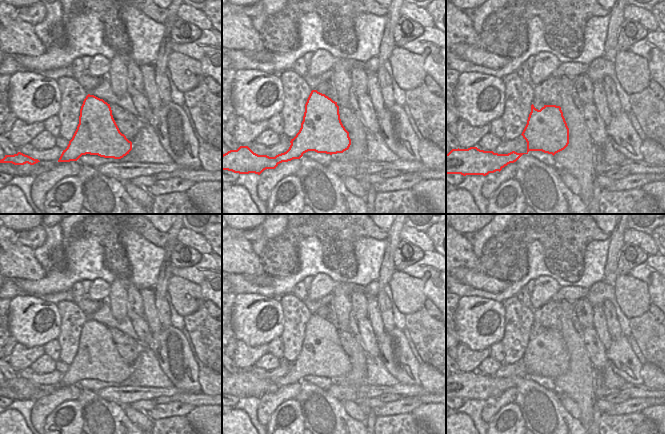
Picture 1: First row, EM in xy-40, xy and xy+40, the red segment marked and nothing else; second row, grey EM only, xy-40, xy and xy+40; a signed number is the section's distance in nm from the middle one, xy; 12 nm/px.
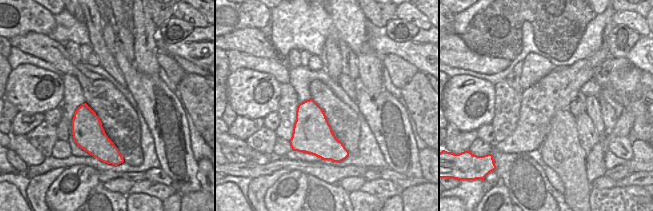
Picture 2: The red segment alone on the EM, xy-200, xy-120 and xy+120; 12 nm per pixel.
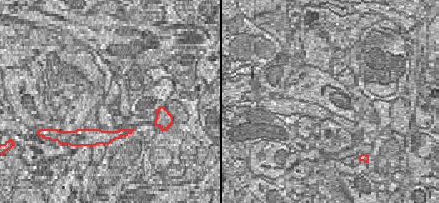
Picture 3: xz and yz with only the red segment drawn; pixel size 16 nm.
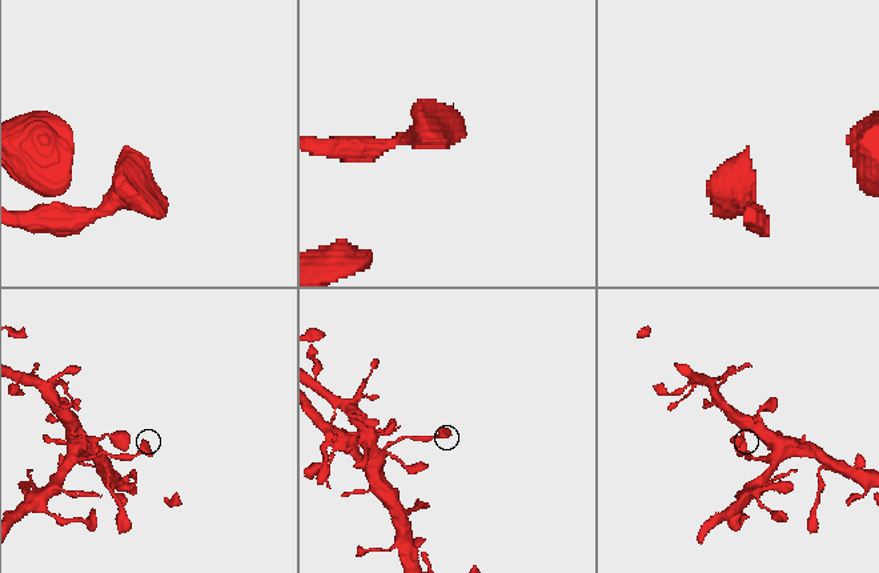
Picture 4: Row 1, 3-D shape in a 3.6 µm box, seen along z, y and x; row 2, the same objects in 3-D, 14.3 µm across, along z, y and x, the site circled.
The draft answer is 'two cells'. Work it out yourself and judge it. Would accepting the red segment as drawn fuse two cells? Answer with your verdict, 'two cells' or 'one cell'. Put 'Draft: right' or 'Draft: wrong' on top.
Draft: wrong
one cell

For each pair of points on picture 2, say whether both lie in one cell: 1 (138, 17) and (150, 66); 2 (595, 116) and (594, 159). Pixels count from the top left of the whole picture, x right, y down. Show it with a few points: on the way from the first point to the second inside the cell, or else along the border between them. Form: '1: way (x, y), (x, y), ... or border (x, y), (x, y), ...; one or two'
1: way (142, 29), (145, 54); one
2: border (606, 129), (606, 132), (600, 137); two

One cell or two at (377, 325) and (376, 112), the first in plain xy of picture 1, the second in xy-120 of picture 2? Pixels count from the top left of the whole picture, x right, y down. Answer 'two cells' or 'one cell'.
two cells

